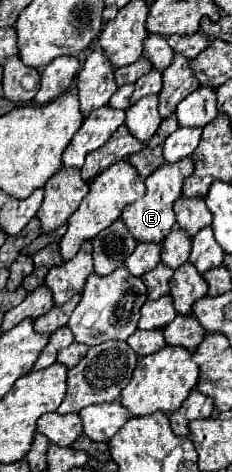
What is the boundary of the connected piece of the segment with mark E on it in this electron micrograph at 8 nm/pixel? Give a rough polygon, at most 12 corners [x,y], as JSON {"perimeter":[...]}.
{"perimeter":[[194,160],[162,164],[122,212],[138,242],[162,242]]}

